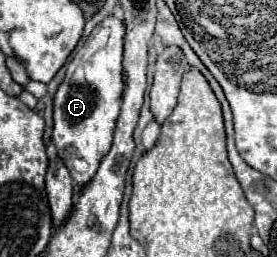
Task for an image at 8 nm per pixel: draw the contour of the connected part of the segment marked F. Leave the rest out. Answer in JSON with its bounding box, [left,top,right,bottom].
[53,16,123,188]

